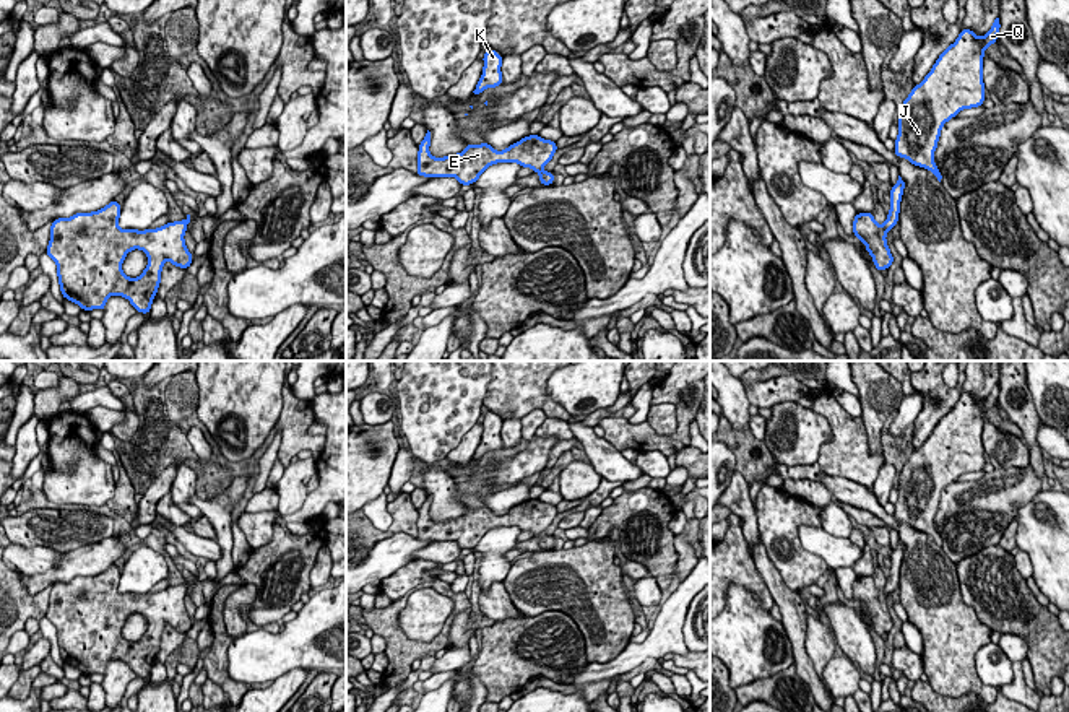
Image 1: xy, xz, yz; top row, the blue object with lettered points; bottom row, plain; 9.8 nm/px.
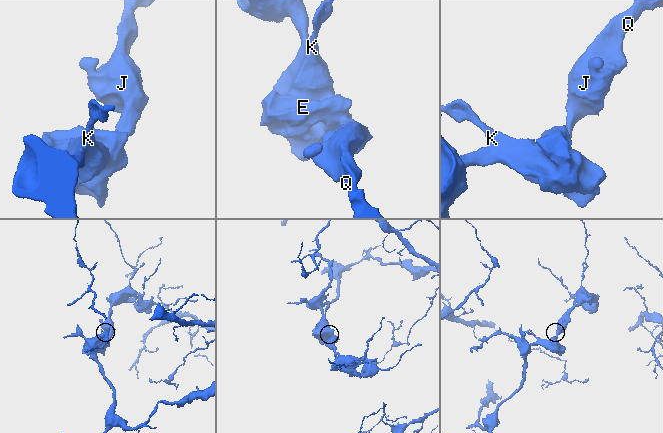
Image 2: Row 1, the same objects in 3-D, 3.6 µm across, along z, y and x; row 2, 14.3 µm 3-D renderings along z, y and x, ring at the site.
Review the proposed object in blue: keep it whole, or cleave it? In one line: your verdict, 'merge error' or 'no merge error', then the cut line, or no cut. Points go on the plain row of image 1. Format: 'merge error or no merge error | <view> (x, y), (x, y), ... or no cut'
no merge error | no cut

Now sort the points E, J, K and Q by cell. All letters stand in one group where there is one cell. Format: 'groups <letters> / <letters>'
groups E J K Q

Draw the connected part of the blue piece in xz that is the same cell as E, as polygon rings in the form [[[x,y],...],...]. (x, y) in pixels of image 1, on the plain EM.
[[[427,494],[418,510],[418,540],[455,541],[461,549],[471,549],[492,528],[518,527],[522,532],[531,532],[538,536],[543,549],[552,549],[554,546],[554,536],[546,536],[543,532],[552,523],[557,509],[539,499],[528,499],[502,515],[496,515],[489,507],[470,507],[461,517],[444,522],[434,522],[429,510],[431,496]]]

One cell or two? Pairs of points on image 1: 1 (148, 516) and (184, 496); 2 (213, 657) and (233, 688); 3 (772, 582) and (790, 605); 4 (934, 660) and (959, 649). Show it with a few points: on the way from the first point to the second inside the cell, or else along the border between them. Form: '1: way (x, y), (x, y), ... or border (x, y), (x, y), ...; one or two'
1: border (181, 462), (168, 493); two
2: way (216, 665), (216, 672), (225, 680); one
3: way (777, 587), (787, 600); one
4: way (941, 660), (952, 651); one

